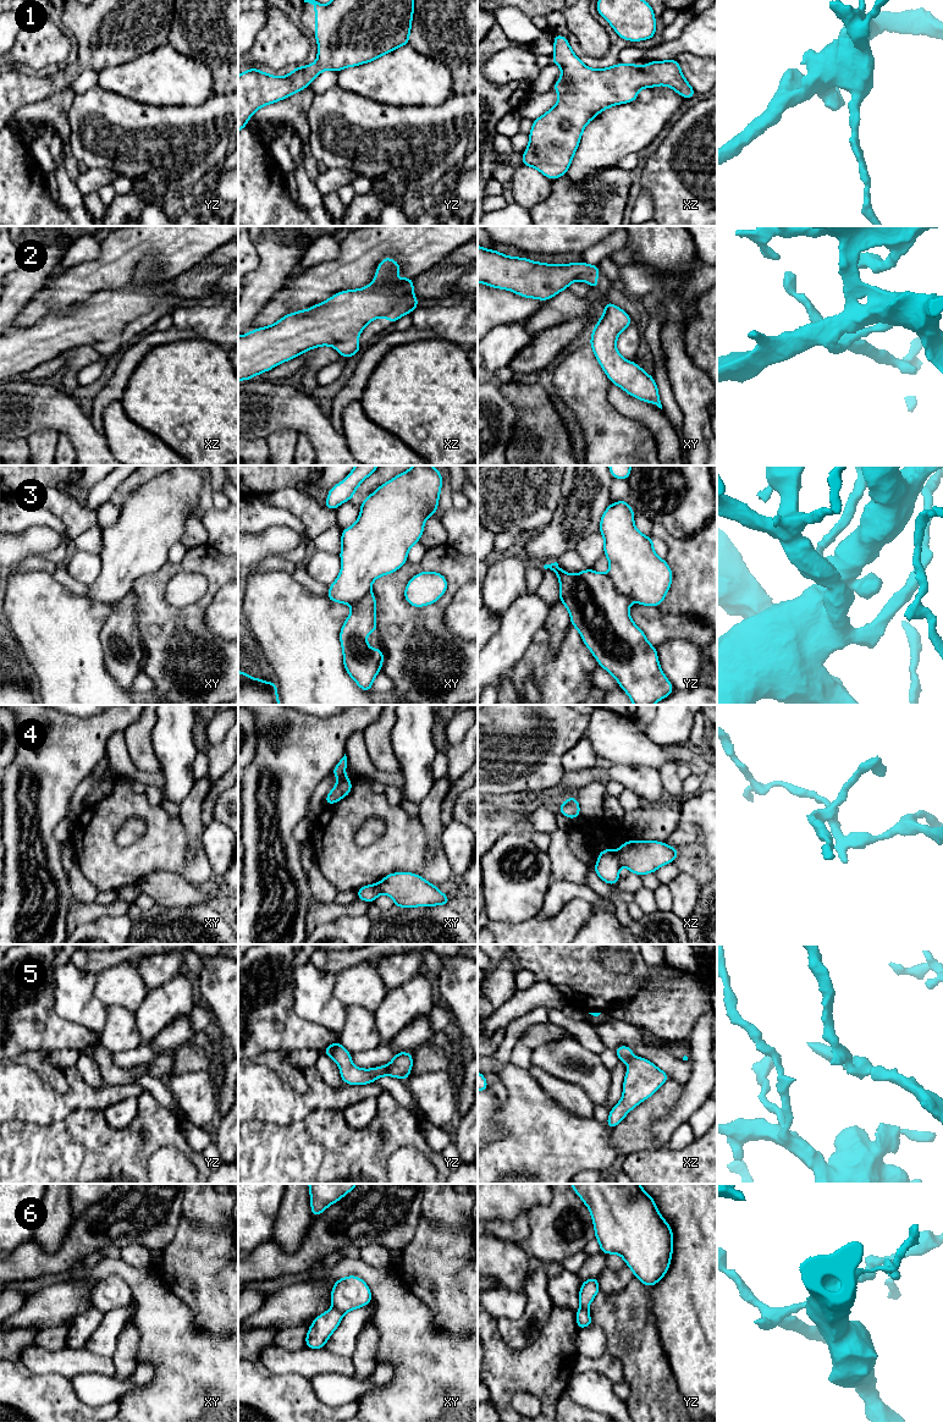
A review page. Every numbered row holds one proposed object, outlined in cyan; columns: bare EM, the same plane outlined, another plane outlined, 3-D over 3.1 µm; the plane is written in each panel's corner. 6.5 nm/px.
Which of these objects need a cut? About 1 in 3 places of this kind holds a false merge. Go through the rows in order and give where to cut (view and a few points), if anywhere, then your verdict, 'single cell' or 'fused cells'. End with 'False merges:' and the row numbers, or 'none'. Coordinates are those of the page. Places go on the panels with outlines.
1: cut none; single cell
2: cut none; single cell
3: cut none; single cell
4: cut xz (616, 852), (619, 864); fused cells
5: cut none; single cell
6: cut xy (334, 1306), (342, 1313); fused cells
False merges: 4, 6

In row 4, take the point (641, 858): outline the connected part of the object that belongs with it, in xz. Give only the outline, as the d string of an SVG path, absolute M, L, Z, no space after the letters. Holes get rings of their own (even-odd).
M628 840L617 850L619 865L628 867L630 873L647 875L654 873L661 866L673 862L679 851L664 842Z

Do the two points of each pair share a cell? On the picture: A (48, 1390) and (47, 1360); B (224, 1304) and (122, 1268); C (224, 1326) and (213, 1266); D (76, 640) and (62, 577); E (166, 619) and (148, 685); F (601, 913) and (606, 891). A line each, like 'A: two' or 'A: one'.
A: two
B: two
C: one
D: two
E: two
F: two

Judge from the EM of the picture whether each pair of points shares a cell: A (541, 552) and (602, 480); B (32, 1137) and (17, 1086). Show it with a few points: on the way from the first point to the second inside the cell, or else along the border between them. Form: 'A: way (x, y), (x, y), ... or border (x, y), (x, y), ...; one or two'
A: way (560, 534), (585, 506), (585, 499); one
B: border (12, 1120), (40, 1125), (49, 1125), (56, 1122); two

